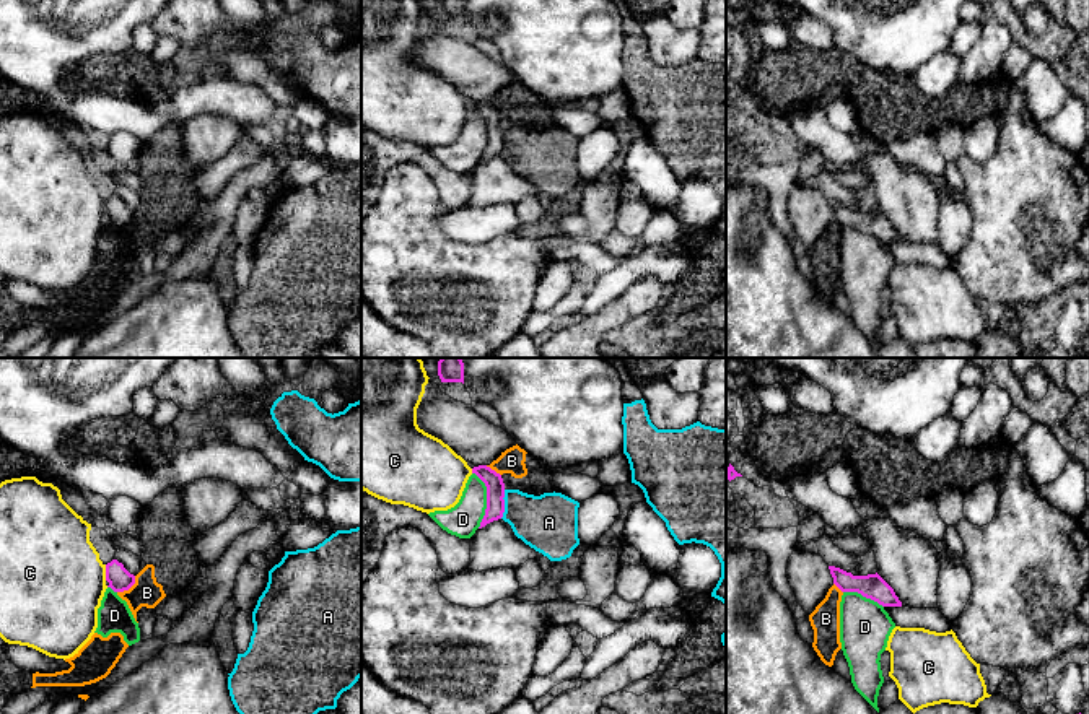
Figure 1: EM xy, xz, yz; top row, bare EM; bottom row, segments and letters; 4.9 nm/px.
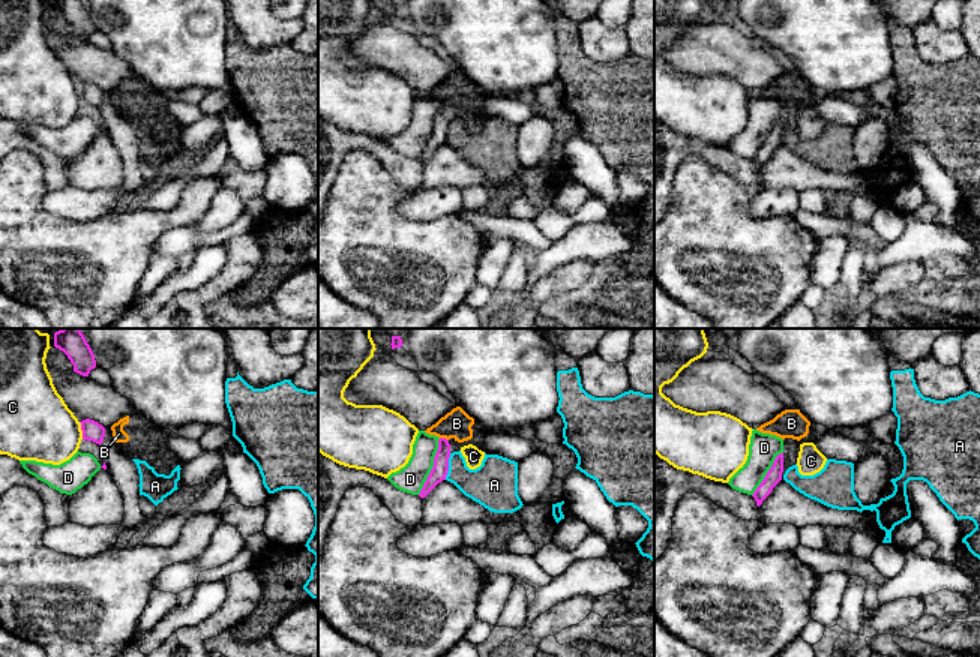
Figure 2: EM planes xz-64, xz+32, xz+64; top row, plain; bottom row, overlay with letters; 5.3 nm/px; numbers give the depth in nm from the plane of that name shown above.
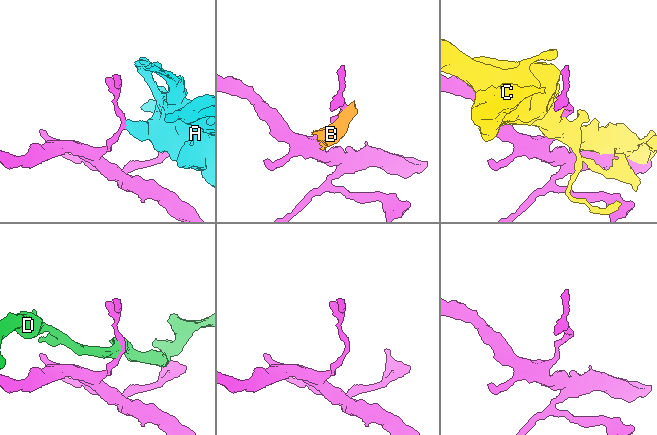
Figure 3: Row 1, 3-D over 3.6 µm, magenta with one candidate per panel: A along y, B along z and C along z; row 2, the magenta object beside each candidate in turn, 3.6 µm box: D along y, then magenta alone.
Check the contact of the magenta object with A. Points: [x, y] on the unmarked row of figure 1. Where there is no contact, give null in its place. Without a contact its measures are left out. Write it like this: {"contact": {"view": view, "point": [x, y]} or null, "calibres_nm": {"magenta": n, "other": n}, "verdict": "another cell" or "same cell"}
{"contact": {"view": "xz", "point": [503, 140]}, "calibres_nm": {"magenta": 100, "other": 280}, "verdict": "another cell"}

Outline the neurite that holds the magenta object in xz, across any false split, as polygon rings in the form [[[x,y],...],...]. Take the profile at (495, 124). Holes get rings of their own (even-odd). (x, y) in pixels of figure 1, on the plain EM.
[[[479,101],[472,104],[472,109],[475,109],[487,122],[487,145],[485,151],[480,158],[480,163],[485,163],[487,159],[498,156],[503,153],[505,148],[505,119],[500,109],[492,106],[487,101]]]

